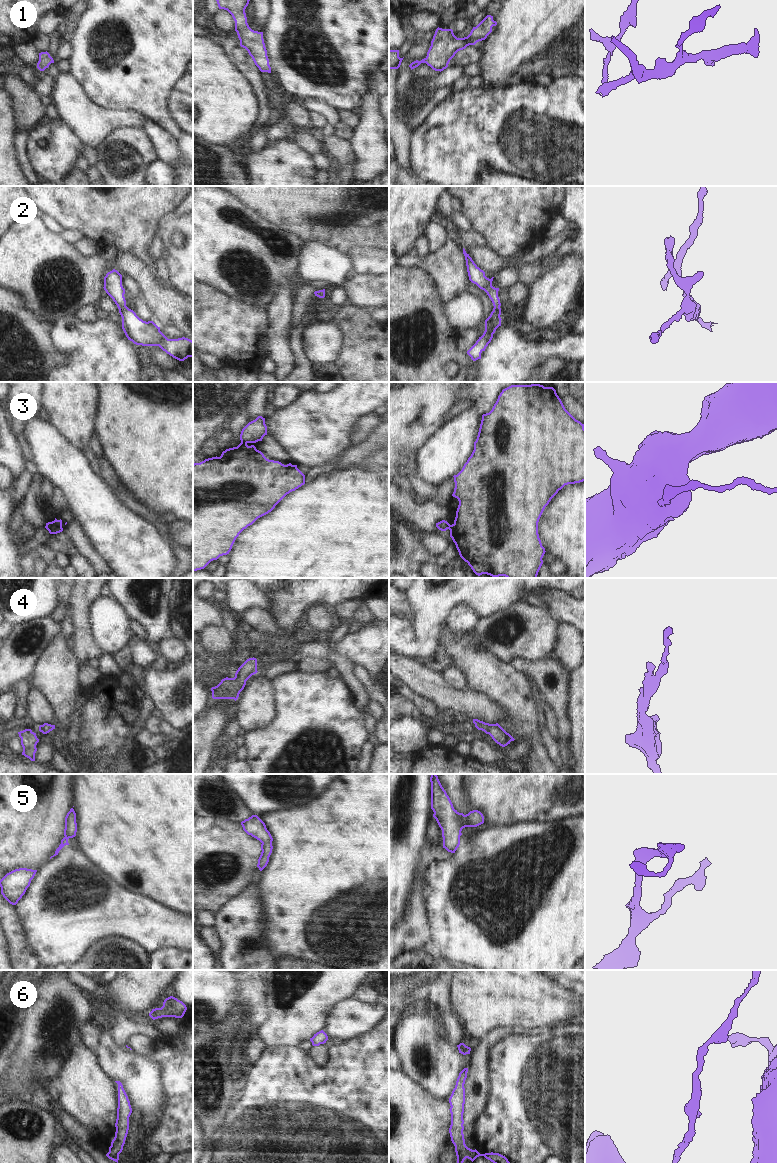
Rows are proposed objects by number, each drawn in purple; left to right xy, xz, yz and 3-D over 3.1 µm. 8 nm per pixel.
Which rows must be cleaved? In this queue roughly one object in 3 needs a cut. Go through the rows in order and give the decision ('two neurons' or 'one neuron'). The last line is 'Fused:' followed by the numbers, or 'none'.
1: one neuron
2: one neuron
3: two neurons
4: one neuron
5: one neuron
6: one neuron
Fused: 3

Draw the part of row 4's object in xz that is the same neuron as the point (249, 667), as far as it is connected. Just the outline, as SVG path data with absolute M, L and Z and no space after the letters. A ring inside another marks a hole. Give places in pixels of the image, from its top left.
M247 659L236 671L234 678L224 678L221 682L211 688L213 699L238 699L240 692L244 689L246 681L257 671L257 659Z

